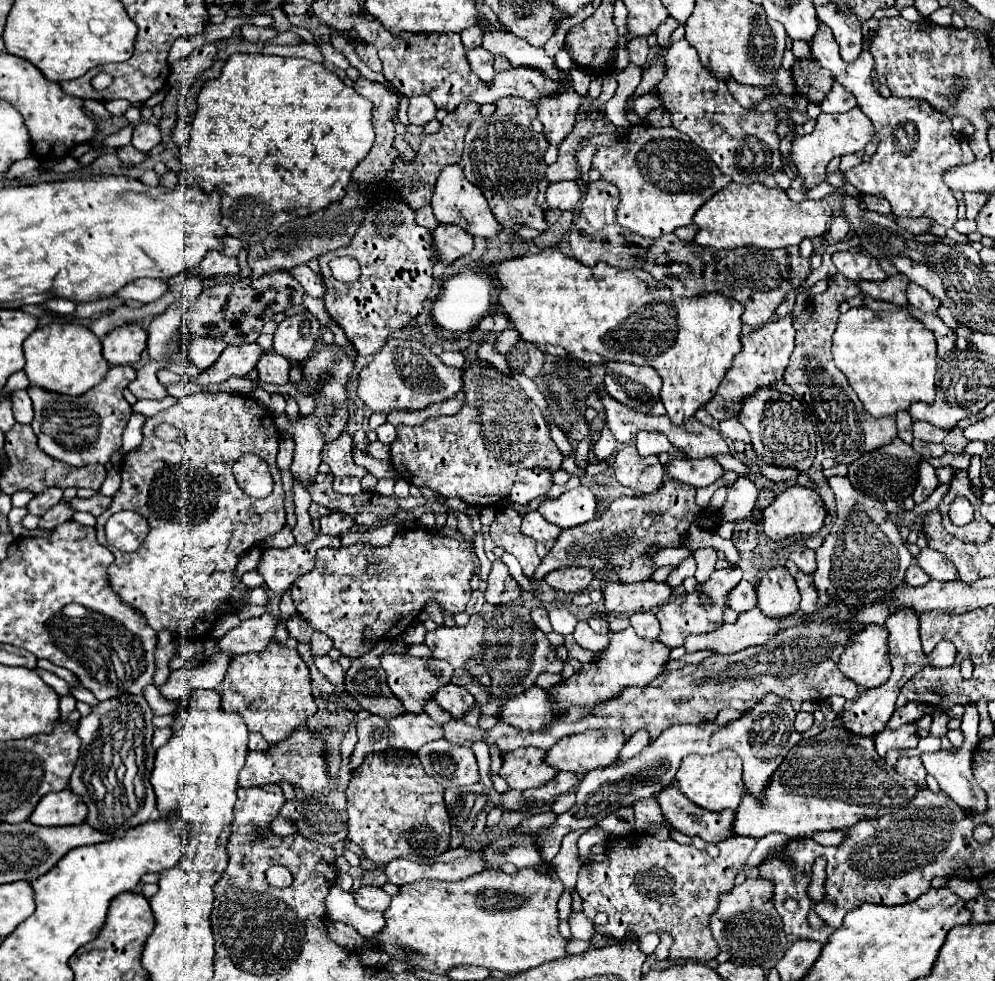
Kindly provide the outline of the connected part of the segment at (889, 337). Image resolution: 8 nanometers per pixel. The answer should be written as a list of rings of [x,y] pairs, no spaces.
[[[867,306],[849,308],[839,316],[833,334],[835,366],[847,376],[865,410],[879,416],[893,416],[899,410],[909,410],[911,402],[935,400],[937,350],[933,332],[913,316],[907,308],[895,312],[875,312]]]

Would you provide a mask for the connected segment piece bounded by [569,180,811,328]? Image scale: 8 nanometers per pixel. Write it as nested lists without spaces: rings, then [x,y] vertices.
[[[597,180],[585,186],[579,214],[569,234],[573,256],[579,262],[587,266],[607,262],[623,270],[647,270],[653,278],[669,286],[673,296],[697,296],[699,292],[717,290],[745,306],[741,320],[751,328],[759,328],[769,322],[777,306],[785,300],[787,292],[797,290],[811,274],[811,258],[803,258],[799,246],[785,246],[777,250],[763,250],[753,246],[717,250],[703,248],[695,242],[683,242],[675,234],[661,238],[641,238],[617,224],[615,210],[617,188],[613,188],[613,184]]]

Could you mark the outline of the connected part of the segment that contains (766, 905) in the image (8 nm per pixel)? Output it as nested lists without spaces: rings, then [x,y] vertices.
[[[747,878],[741,886],[735,886],[731,892],[721,894],[719,908],[711,916],[711,932],[717,940],[721,952],[729,954],[733,964],[757,964],[777,962],[787,950],[787,938],[783,932],[781,916],[771,904],[773,886],[761,878]]]

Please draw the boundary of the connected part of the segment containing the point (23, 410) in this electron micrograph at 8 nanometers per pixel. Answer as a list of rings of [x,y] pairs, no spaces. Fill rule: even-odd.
[[[13,390],[11,392],[11,406],[13,406],[13,416],[21,424],[31,424],[33,420],[33,406],[27,390]]]

